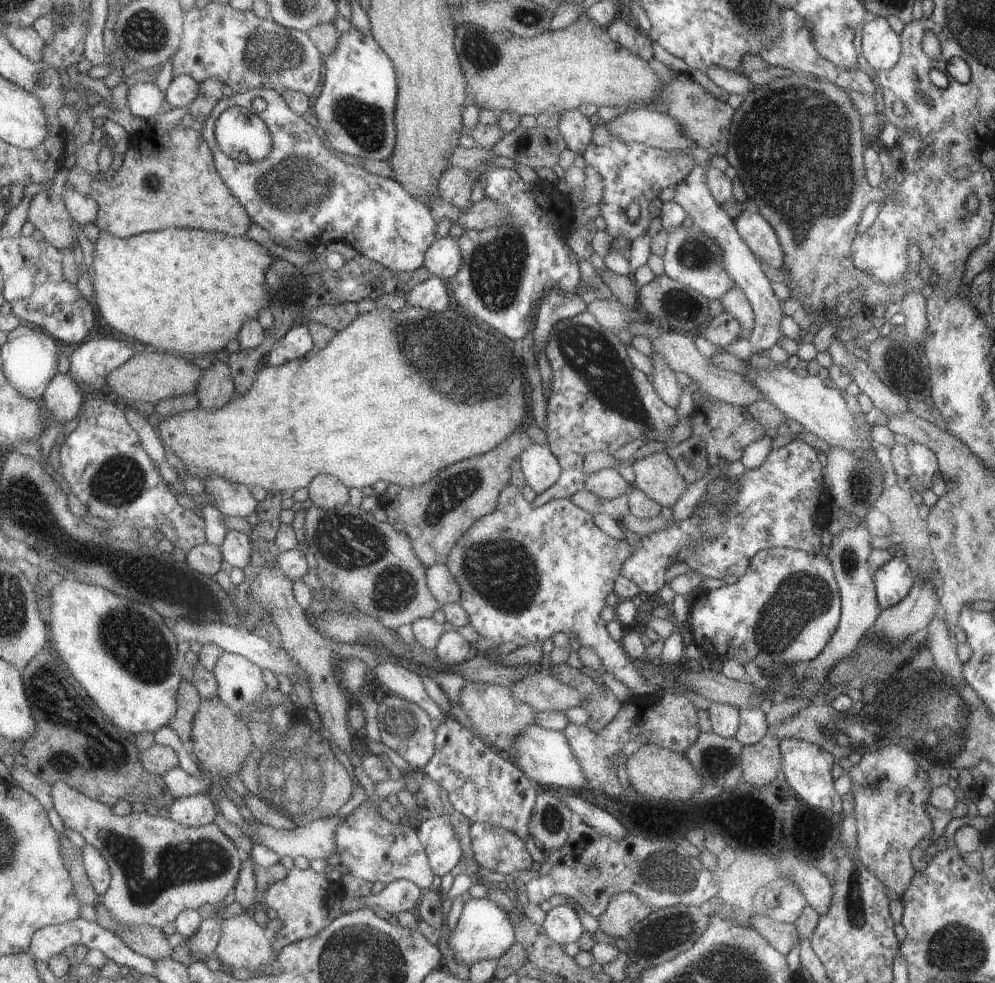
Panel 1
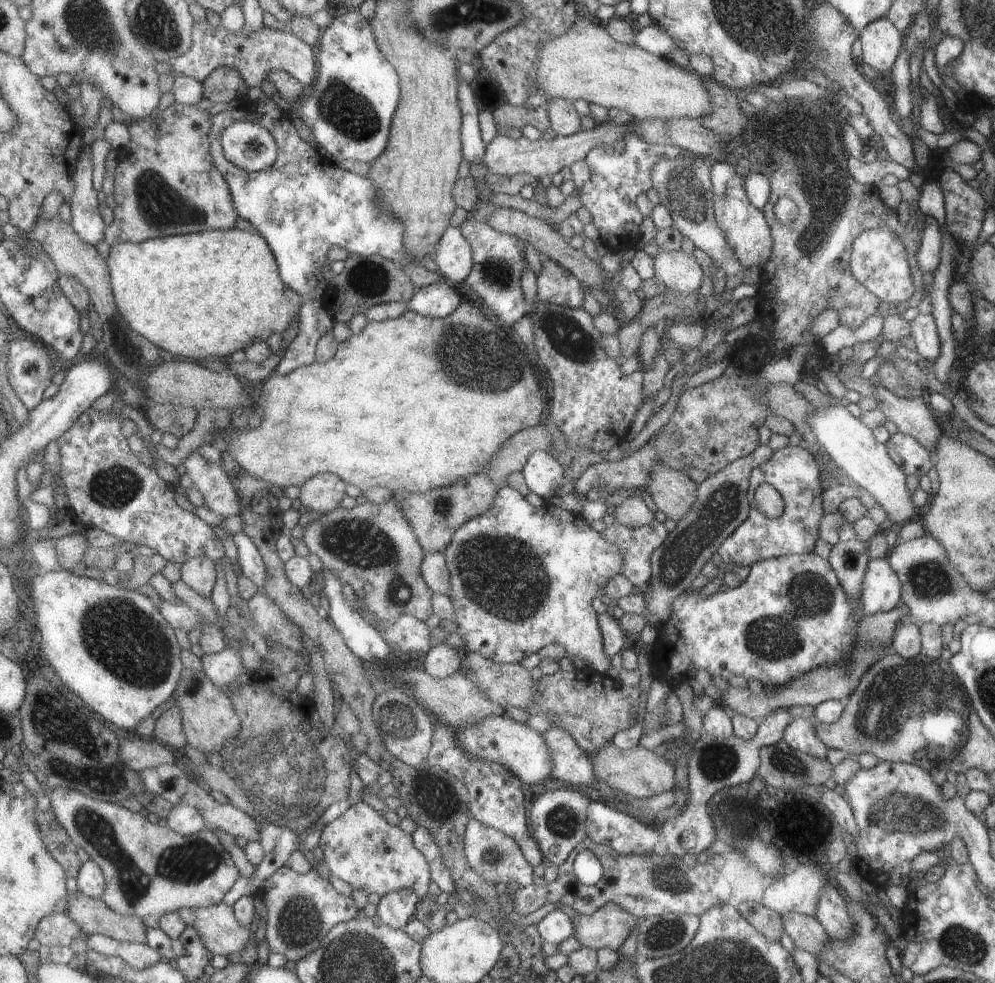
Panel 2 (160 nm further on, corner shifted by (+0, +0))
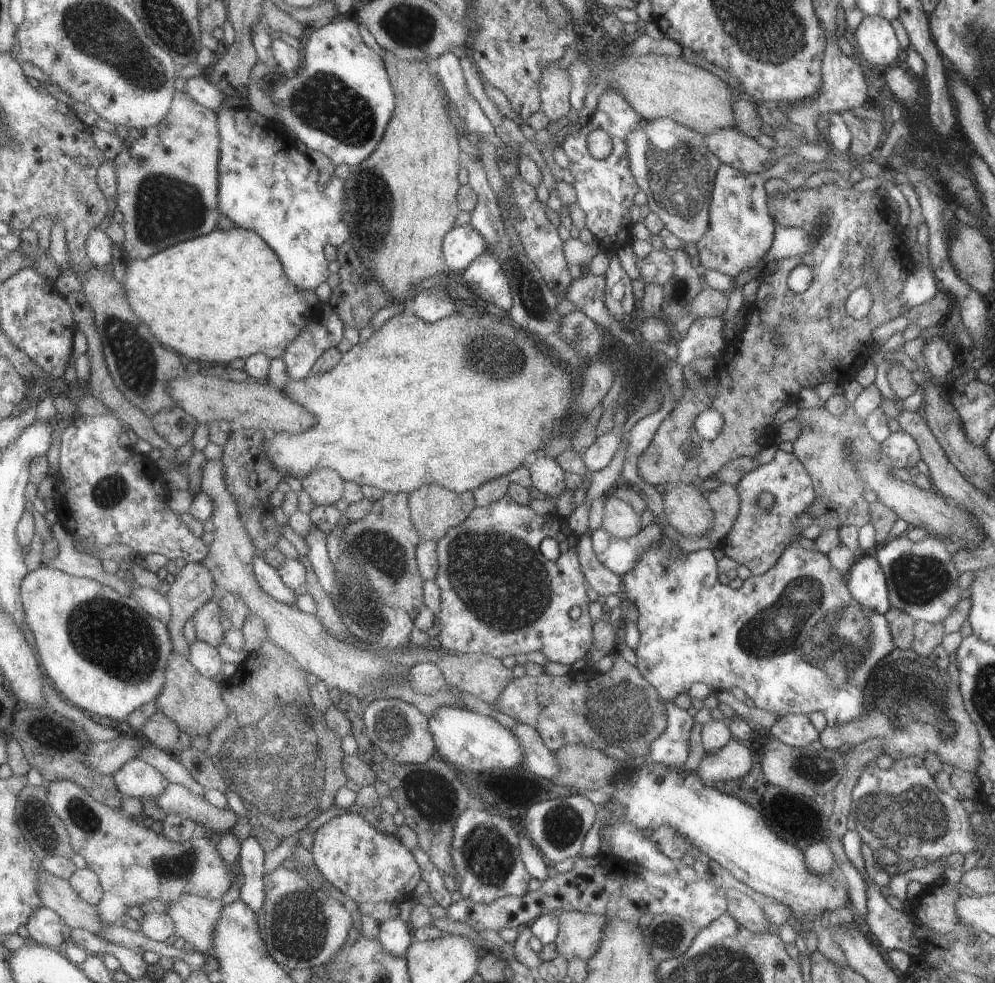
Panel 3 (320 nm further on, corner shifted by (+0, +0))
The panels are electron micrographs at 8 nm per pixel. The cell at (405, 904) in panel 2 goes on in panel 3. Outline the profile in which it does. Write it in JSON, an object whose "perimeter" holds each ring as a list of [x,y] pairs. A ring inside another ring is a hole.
{"perimeter":[[[395,916],[393,920],[379,924],[378,928],[379,934],[376,939],[379,941],[380,947],[387,951],[387,954],[403,957],[406,948],[413,939],[409,924],[402,922],[398,916]]]}

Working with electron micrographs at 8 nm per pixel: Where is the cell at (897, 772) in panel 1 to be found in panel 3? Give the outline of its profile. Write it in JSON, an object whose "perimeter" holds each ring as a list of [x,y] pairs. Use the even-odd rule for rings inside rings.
{"perimeter":[[[908,755],[894,759],[893,765],[886,770],[879,769],[875,761],[865,763],[851,789],[848,815],[853,820],[853,828],[861,842],[867,844],[872,851],[885,846],[893,850],[900,859],[913,859],[923,855],[937,862],[951,853],[965,855],[967,852],[977,851],[976,834],[969,825],[968,814],[953,793],[943,793],[935,784],[932,775],[924,767],[922,756]]]}

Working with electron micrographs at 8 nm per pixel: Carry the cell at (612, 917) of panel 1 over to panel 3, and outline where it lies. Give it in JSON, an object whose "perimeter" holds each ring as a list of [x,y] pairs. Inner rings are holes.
{"perimeter":[[[575,911],[555,912],[558,918],[558,933],[553,946],[566,962],[572,958],[586,961],[600,943],[605,917],[597,913],[583,914]]]}

